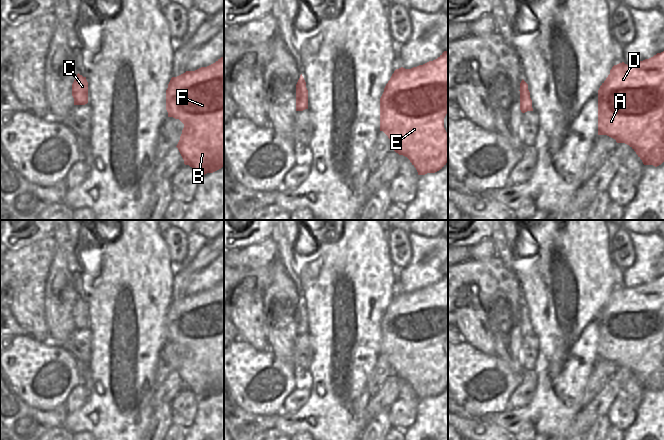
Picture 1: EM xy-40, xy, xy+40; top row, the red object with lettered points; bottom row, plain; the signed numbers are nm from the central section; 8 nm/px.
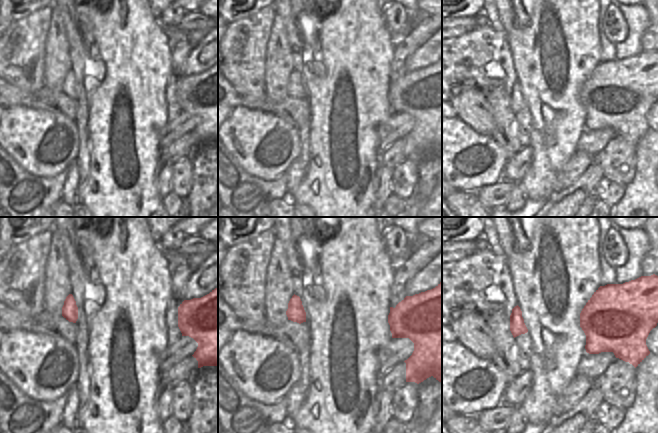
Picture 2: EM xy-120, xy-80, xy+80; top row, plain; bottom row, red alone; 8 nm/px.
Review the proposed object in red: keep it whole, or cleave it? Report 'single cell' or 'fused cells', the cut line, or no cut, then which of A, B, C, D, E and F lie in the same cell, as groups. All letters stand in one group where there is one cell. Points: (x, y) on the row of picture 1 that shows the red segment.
single cell | no cut | A B C D E F

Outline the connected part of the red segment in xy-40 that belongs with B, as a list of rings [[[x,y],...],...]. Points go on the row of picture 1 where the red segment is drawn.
[[[224,56],[215,63],[172,77],[166,90],[168,117],[179,119],[184,128],[177,148],[198,175],[224,167]]]

